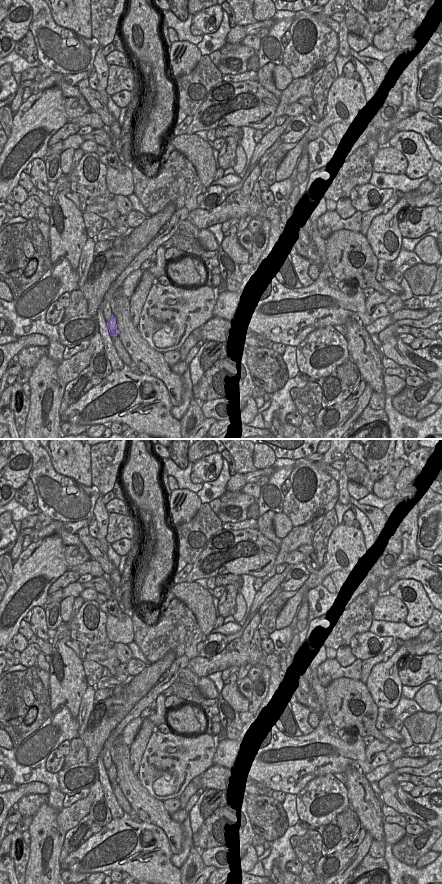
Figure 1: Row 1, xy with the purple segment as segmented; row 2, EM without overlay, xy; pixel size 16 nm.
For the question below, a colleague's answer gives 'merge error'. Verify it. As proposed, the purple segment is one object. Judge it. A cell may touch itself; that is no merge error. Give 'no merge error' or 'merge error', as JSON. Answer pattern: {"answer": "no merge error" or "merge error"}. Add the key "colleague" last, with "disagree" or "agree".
{"answer": "no merge error", "colleague": "disagree"}

